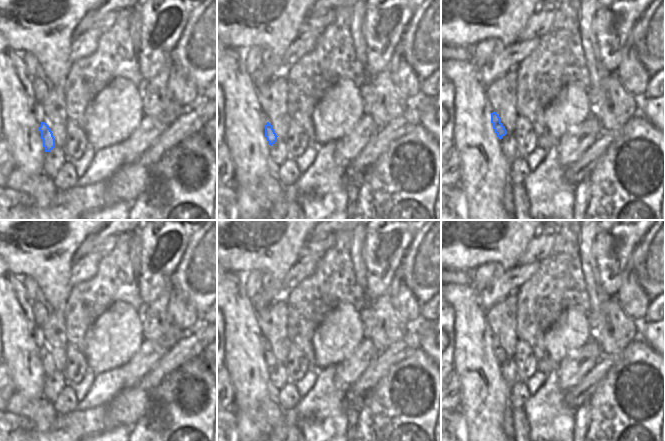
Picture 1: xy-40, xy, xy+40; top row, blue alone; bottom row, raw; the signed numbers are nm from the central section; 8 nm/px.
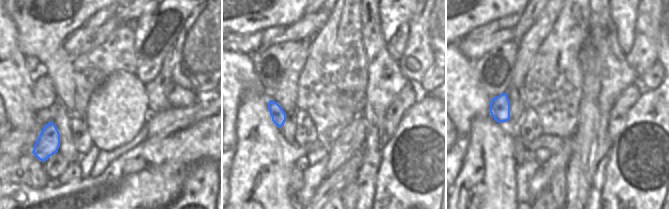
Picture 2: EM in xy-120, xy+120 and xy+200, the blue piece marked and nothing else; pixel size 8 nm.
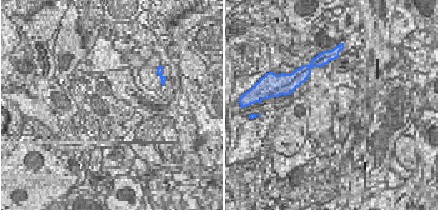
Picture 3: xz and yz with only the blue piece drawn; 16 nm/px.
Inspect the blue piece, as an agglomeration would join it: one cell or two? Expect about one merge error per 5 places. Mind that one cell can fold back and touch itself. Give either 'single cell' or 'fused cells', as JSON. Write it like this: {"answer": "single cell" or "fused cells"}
{"answer": "single cell"}

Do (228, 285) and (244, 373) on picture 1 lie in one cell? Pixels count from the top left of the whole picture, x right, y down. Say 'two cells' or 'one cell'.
one cell

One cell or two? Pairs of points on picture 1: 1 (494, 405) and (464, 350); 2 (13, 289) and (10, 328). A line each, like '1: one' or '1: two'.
1: one
2: one

